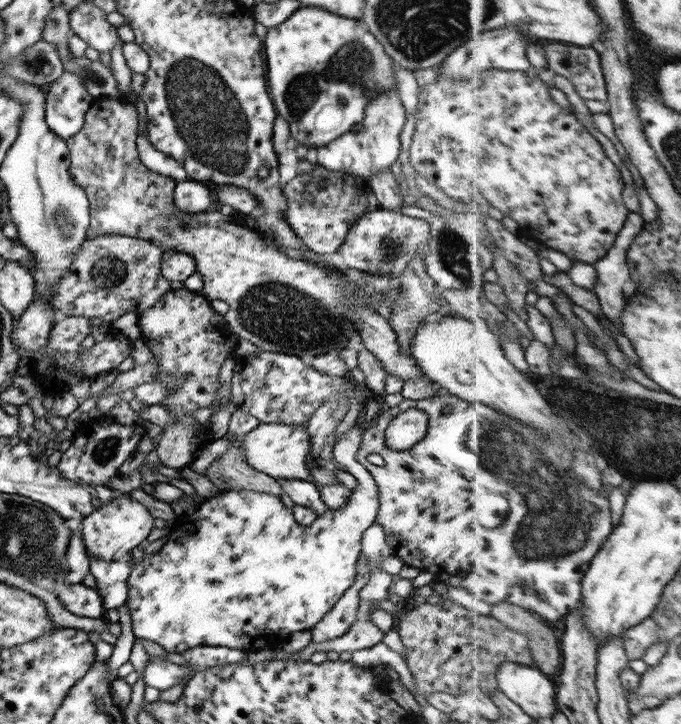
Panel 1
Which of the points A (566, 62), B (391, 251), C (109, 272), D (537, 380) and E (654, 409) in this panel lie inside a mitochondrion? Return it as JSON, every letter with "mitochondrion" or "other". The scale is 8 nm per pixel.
{"A":"other","B":"mitochondrion","C":"mitochondrion","D":"other","E":"other"}

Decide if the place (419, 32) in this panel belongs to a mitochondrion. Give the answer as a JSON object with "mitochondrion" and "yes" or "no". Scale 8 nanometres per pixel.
{"mitochondrion":"yes"}

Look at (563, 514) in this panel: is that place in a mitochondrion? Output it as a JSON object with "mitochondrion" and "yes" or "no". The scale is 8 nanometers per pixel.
{"mitochondrion":"yes"}

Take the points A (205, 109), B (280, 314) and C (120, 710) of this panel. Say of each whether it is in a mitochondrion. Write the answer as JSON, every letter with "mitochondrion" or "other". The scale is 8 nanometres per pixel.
{"A":"mitochondrion","B":"mitochondrion","C":"other"}

